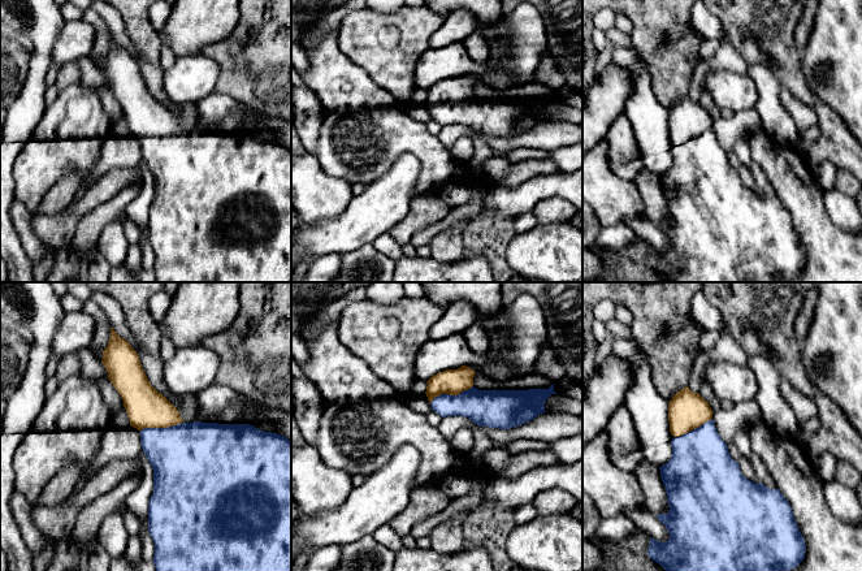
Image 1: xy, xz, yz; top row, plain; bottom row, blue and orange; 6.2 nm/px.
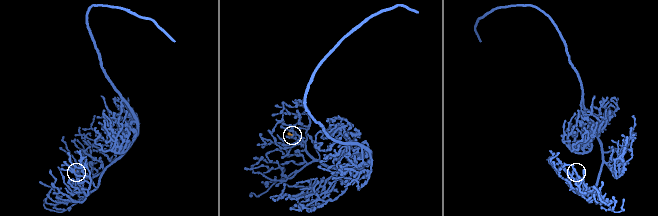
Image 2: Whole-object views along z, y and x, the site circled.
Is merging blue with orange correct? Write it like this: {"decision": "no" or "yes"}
{"decision": "yes"}

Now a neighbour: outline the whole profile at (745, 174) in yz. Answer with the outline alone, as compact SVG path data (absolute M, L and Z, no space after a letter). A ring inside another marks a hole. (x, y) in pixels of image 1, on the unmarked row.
M740 164L738 166L738 174L740 174L740 179L742 182L744 186L746 186L748 189L755 191L755 193L759 193L759 187L757 186L755 183L755 179L750 172L750 169L742 164Z

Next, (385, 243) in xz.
M389 233L378 237L372 245L394 263L403 256L402 246Z

